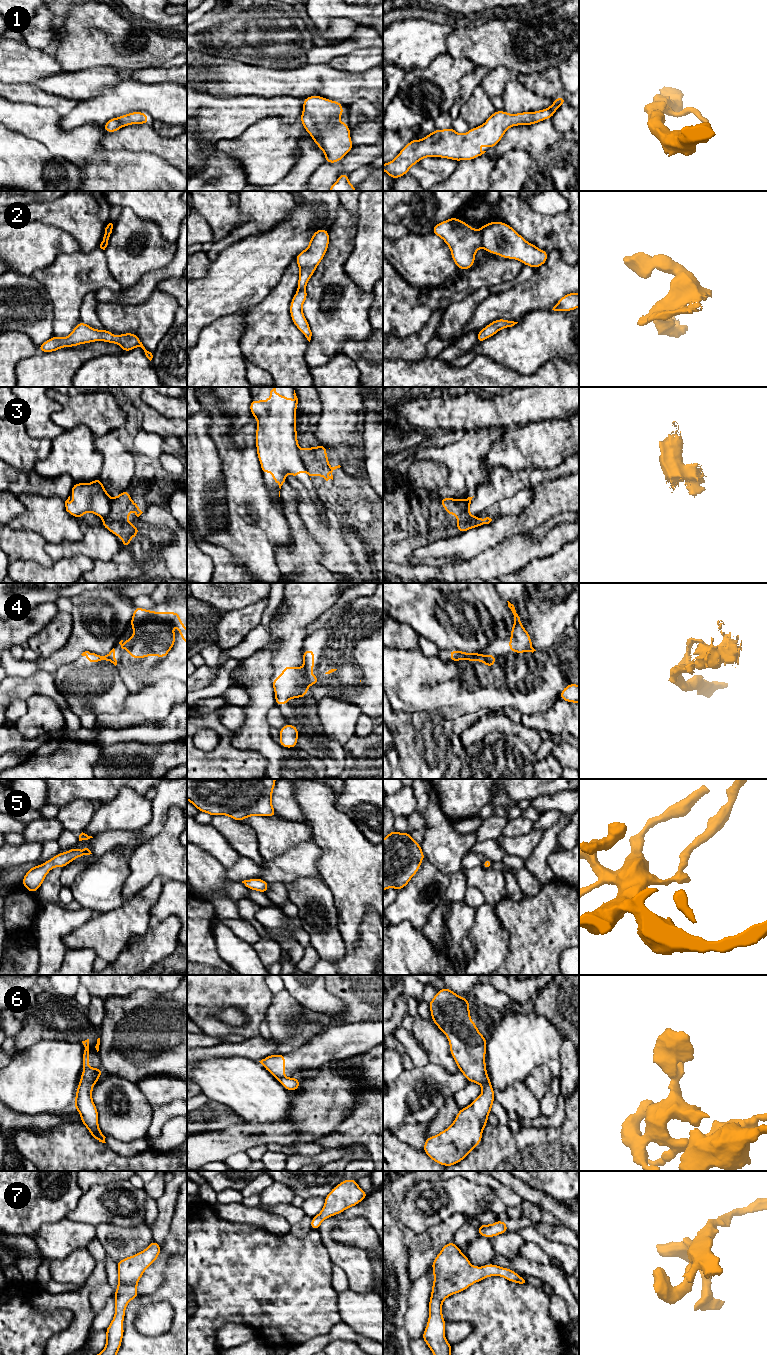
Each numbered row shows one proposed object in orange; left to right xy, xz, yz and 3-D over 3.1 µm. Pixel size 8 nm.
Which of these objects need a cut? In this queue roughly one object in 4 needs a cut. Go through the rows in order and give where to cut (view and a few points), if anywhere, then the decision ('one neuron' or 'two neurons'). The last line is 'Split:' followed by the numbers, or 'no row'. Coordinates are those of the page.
1: no cut | one neuron
2: yz (479, 230), (482, 246) | two neurons
3: xz (300, 450), (303, 466), (310, 476) | two neurons
4: xz (302, 667), (307, 686) | two neurons
5: no cut | one neuron
6: yz (487, 1075), (482, 1085) | two neurons
7: no cut | one neuron
Split: 2, 3, 4, 6

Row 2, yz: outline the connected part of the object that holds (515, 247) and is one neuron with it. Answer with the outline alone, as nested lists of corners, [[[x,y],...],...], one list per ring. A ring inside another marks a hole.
[[[494,221],[480,228],[482,247],[502,258],[521,261],[524,265],[539,268],[545,264],[548,252],[527,242],[517,231],[504,222]]]

